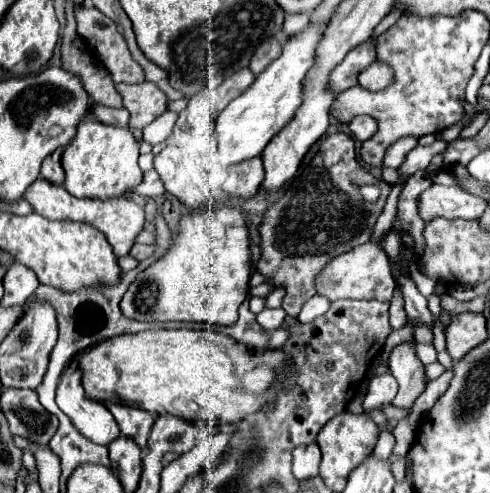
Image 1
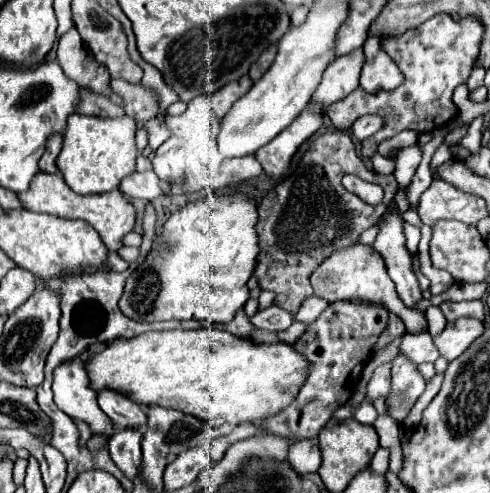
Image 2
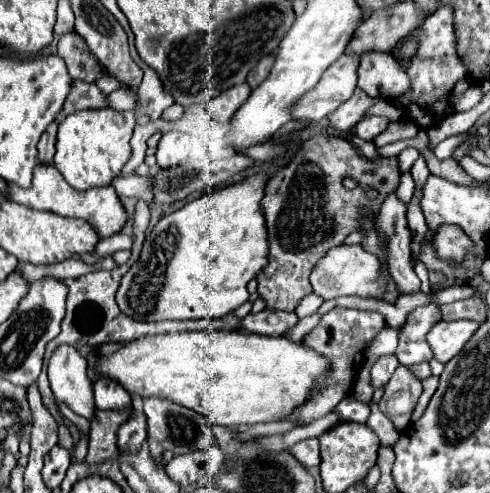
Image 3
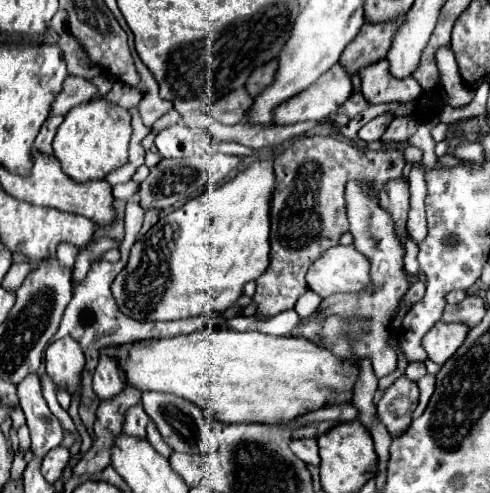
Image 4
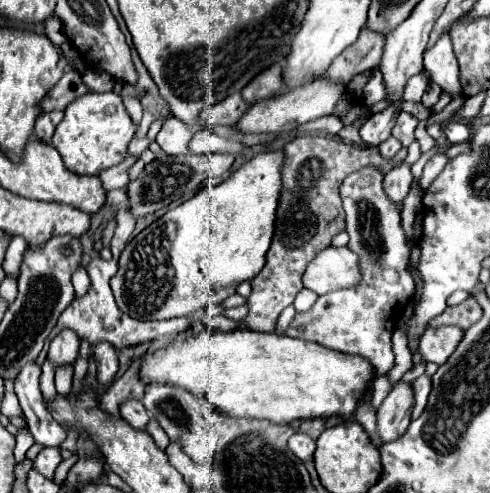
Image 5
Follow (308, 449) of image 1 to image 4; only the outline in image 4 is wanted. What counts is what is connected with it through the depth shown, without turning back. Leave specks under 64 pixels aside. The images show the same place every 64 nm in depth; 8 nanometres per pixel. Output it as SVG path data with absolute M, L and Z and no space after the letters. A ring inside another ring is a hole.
M314 438L292 440L292 442L290 442L290 450L292 450L304 464L318 466L318 462L320 462L320 458L318 458L318 442L316 442Z

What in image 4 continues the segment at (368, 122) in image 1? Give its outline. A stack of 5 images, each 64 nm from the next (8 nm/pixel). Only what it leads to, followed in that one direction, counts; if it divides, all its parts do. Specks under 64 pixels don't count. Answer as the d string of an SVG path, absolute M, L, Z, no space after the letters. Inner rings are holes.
M380 114L380 116L376 116L374 120L370 120L368 124L362 126L358 130L358 136L362 140L366 140L366 142L374 142L374 140L378 140L384 134L384 130L388 128L390 122L392 122L392 114Z

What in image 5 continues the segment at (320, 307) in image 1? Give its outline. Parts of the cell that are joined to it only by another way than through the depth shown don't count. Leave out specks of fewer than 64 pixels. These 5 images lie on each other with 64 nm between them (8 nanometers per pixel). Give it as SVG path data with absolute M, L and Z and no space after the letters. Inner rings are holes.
M304 288L300 292L300 296L296 296L296 300L294 300L294 308L296 308L296 312L306 312L316 300L318 300L318 296L312 290Z

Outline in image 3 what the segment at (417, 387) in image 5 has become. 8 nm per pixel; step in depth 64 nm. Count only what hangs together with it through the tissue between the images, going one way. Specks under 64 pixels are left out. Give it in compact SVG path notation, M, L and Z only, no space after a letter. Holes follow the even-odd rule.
M430 376L430 378L426 378L426 380L422 382L422 384L424 384L424 392L422 392L422 396L420 396L414 412L412 412L412 420L410 420L410 422L416 422L416 420L424 414L430 398L434 396L434 392L436 392L436 388L438 388L438 382L440 382L440 380L438 380L436 376Z

